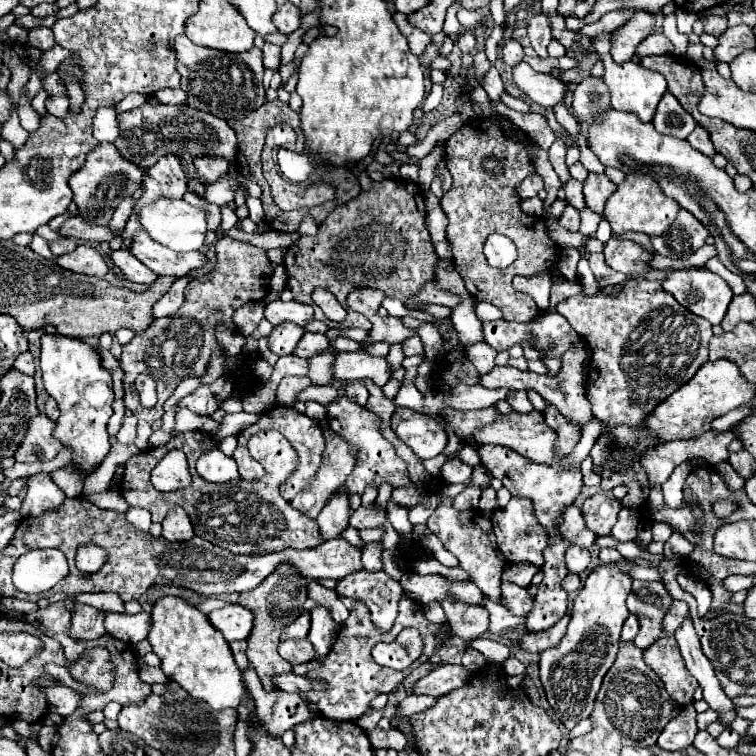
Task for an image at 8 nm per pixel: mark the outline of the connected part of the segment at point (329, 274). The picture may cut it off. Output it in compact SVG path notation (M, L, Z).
M382 180L374 182L370 190L362 190L358 198L352 198L350 202L344 202L338 206L320 226L316 236L302 236L296 244L292 244L286 250L284 266L288 276L288 288L294 294L294 300L310 304L310 292L314 288L326 288L330 290L336 300L346 308L346 320L342 322L344 328L362 328L370 330L370 320L354 310L348 308L346 296L354 288L374 288L382 290L388 298L398 298L406 302L410 296L414 296L428 280L434 280L434 266L438 262L438 256L434 252L434 246L430 242L430 234L424 224L426 210L424 210L424 196L422 190L408 180Z

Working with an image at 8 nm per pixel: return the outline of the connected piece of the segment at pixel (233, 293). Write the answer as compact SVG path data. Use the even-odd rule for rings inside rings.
M220 238L216 242L216 258L216 268L210 274L188 282L188 286L184 288L184 304L178 308L176 316L154 320L122 350L120 368L124 370L124 404L140 420L160 420L164 414L164 402L172 396L176 386L184 378L202 376L206 372L210 354L214 350L222 352L214 336L214 326L218 322L226 322L232 326L232 314L236 308L268 294L268 284L274 270L270 268L266 250L240 240ZM140 372L150 374L158 382L158 404L150 410L140 406L140 398L134 386L134 380Z

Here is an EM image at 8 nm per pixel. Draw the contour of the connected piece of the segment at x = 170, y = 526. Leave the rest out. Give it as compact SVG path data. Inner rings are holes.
M182 506L172 508L162 520L162 536L170 542L184 542L194 536L190 518Z

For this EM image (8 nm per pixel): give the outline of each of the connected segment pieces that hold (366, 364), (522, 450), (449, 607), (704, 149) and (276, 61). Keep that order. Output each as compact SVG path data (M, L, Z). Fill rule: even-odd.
M366 350L340 352L334 362L334 376L340 380L370 378L380 388L392 378L392 366L382 356L372 356Z
M532 410L530 414L518 414L518 412L500 414L498 422L492 422L492 424L486 424L486 426L474 430L472 438L478 446L484 446L484 444L508 446L514 452L518 452L520 456L524 456L528 460L534 460L534 462L550 462L554 440L556 440L554 432L544 424L544 416L538 410Z
M444 598L440 600L440 604L448 616L452 634L460 636L462 640L472 642L474 638L484 636L484 632L488 630L488 610L484 606L466 604L454 598Z
M696 126L696 130L686 138L690 142L690 146L694 146L696 150L700 150L702 154L706 154L708 158L714 158L716 150L710 142L710 134L706 134L706 130L702 126Z
M264 44L262 52L264 52L264 66L266 68L278 68L280 66L280 46Z

